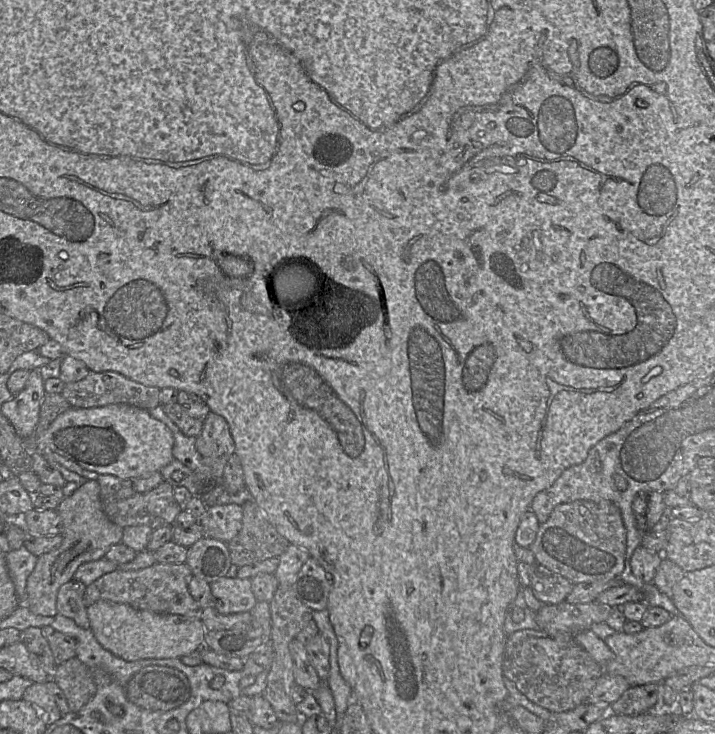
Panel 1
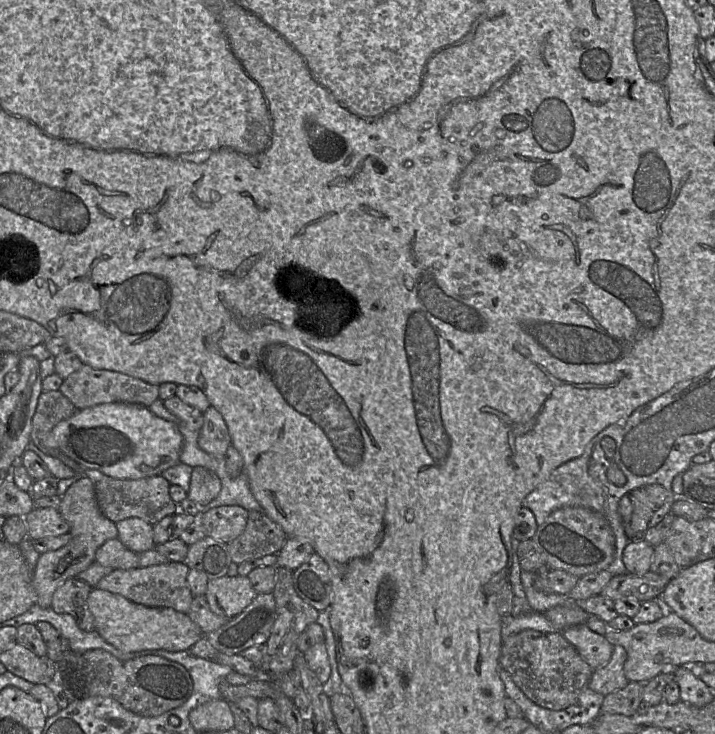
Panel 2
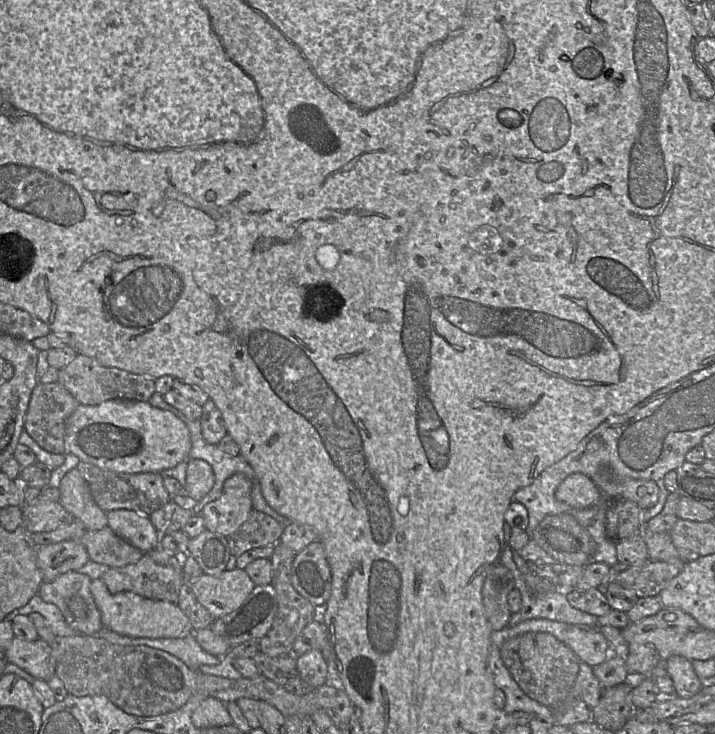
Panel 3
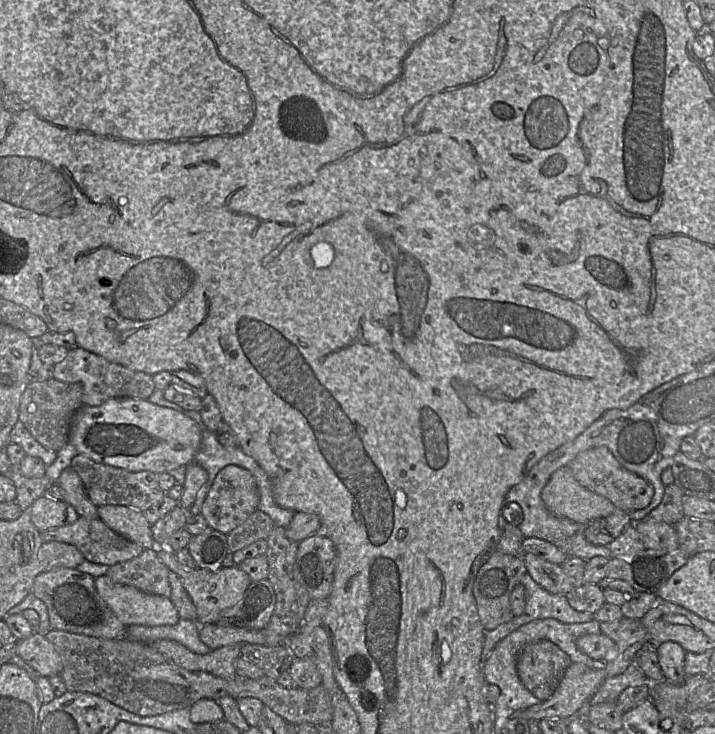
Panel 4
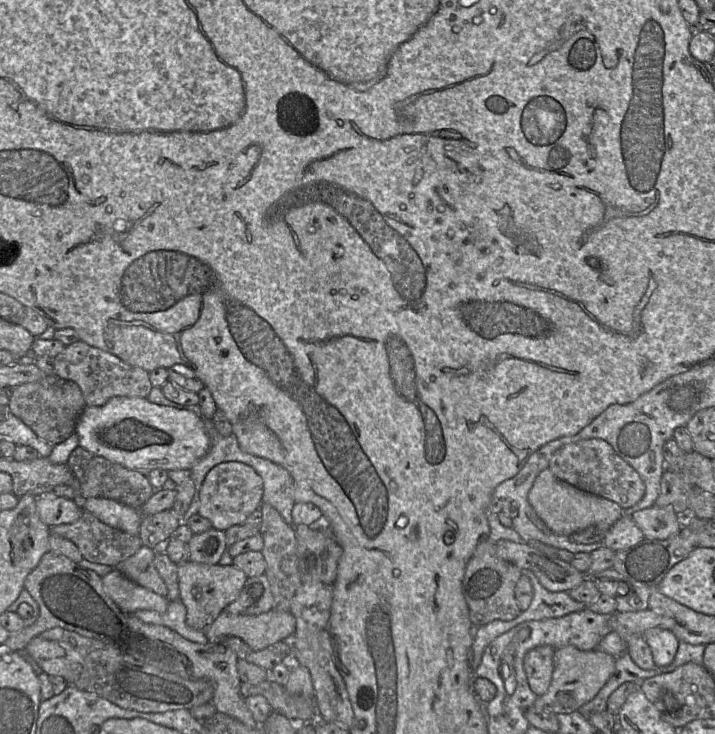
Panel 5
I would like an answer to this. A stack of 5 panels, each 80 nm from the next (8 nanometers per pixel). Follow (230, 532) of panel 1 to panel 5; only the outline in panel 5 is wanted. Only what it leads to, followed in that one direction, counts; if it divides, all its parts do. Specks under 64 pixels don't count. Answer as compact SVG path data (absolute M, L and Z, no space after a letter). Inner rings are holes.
M237 461L220 463L204 479L199 492L198 514L208 519L212 528L225 532L234 525L244 523L249 515L260 508L263 491L263 480L251 466Z

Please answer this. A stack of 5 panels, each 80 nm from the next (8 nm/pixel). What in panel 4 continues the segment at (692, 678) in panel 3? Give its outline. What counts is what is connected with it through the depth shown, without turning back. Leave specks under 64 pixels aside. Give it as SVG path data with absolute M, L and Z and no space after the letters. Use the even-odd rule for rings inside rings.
M667 641L656 647L656 653L665 681L673 685L682 685L687 679L685 673L686 651L680 644Z

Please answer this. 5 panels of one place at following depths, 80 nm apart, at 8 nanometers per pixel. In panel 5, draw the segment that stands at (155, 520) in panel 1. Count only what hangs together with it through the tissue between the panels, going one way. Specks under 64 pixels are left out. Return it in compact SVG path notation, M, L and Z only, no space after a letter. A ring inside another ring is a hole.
M81 446L74 449L67 464L77 480L78 493L83 500L93 497L110 499L139 510L155 491L149 481L150 471L128 469L106 458L97 456Z

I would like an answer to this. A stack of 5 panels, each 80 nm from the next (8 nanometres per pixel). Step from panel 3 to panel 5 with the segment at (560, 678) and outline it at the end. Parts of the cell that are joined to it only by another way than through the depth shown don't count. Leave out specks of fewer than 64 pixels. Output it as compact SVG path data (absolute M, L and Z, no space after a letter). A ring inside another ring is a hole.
M543 645L531 649L524 657L528 685L538 697L543 696L551 684L555 651L555 648Z

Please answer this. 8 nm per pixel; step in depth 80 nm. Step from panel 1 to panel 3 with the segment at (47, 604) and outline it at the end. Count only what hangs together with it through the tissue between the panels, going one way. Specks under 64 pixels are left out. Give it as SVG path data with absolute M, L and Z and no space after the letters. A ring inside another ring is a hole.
M77 468L62 478L59 486L61 505L89 530L108 526L106 512L95 503L89 486ZM73 540L37 547L37 559L43 582L51 582L69 571L78 571L90 560L85 546Z

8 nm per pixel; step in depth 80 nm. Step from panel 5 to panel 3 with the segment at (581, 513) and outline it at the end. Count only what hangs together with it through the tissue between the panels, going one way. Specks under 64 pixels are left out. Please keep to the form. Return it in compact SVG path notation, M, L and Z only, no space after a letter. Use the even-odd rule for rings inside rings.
M581 473L567 476L557 487L555 498L574 509L585 509L604 500L609 501L593 481Z

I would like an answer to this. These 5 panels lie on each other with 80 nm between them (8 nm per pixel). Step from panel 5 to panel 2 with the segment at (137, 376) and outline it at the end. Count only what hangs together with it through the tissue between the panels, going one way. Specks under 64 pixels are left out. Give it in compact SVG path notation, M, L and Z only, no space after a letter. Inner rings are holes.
M86 364L63 380L60 391L77 410L113 402L149 407L159 399L159 385L149 384L120 372L95 369Z

